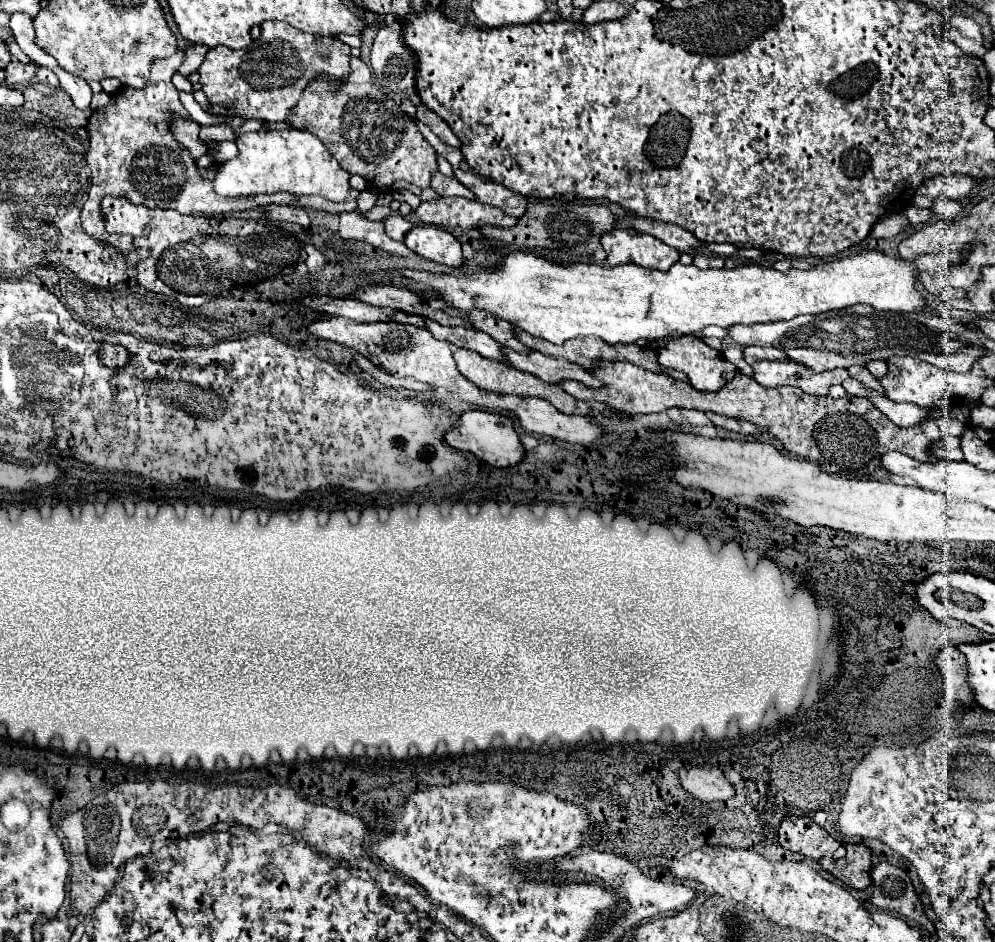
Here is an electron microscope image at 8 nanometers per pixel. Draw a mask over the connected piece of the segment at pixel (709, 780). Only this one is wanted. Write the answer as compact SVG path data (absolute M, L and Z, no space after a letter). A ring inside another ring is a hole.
M682 768L678 776L682 788L702 802L718 802L734 796L734 788L720 768Z

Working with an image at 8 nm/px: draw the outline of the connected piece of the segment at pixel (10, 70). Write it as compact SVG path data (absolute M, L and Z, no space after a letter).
M12 60L6 66L6 84L28 84L32 82L36 72L36 66L28 66L28 64L20 64L18 60Z

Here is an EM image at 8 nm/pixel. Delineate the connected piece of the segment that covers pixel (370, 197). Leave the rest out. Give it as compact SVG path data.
M366 190L366 192L358 198L358 210L362 210L362 212L370 210L370 208L376 204L376 198L378 198L378 194L374 194L372 190Z

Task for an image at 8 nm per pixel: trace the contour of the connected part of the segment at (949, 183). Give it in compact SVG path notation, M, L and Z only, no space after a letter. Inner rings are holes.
M948 174L948 176L936 176L928 182L924 182L914 196L914 204L918 208L930 208L932 204L940 200L962 200L970 194L970 190L978 184L974 176L966 174Z

